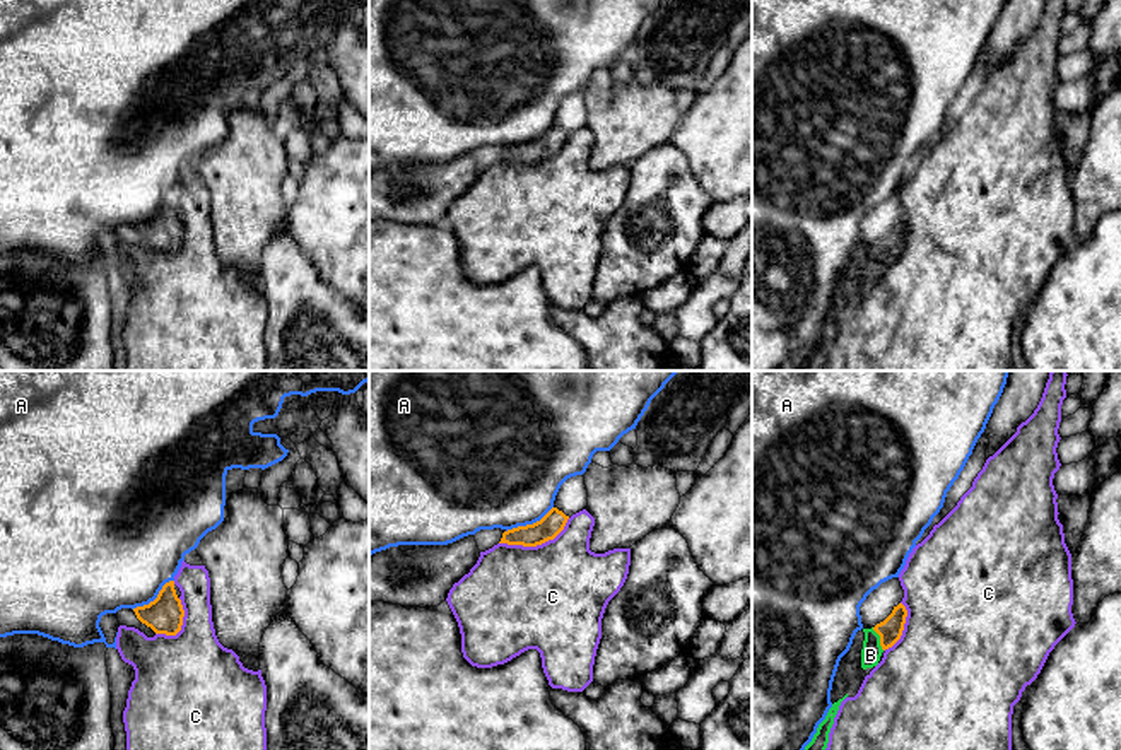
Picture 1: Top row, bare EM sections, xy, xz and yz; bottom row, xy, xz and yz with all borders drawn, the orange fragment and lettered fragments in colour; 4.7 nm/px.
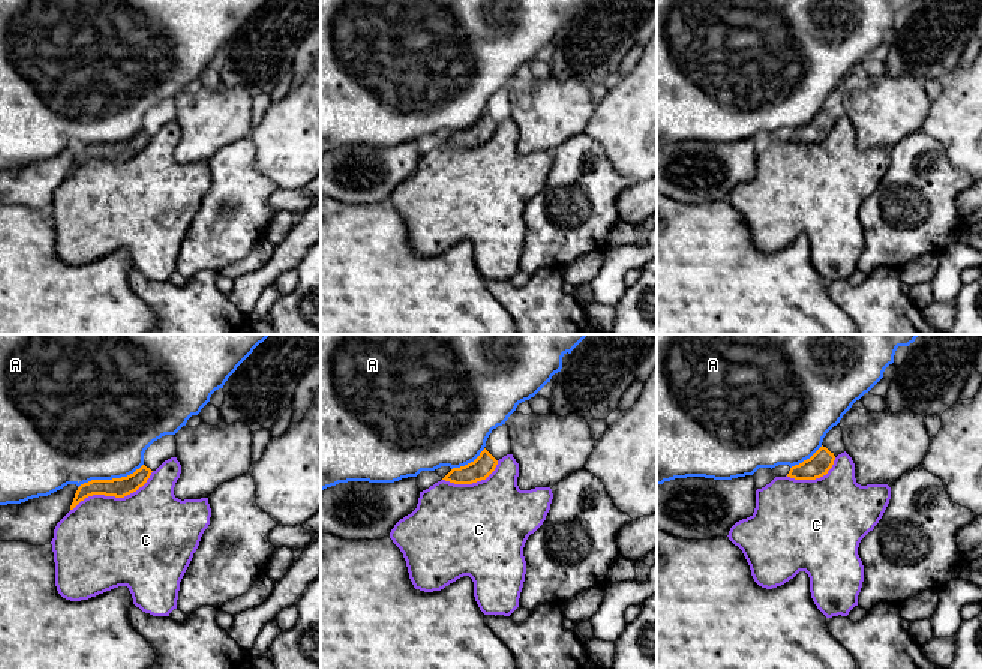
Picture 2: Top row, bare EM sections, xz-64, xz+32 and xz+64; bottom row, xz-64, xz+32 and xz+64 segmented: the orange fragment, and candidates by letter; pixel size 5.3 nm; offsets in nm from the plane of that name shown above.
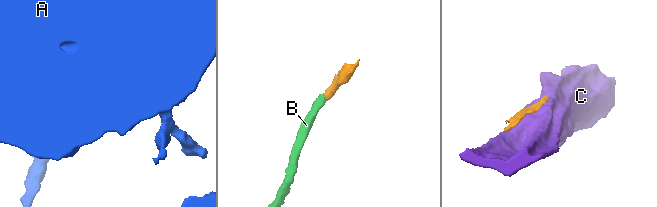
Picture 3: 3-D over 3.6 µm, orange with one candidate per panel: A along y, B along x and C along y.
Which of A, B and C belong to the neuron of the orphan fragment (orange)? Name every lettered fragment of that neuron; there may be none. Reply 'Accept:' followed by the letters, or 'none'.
Accept: B

